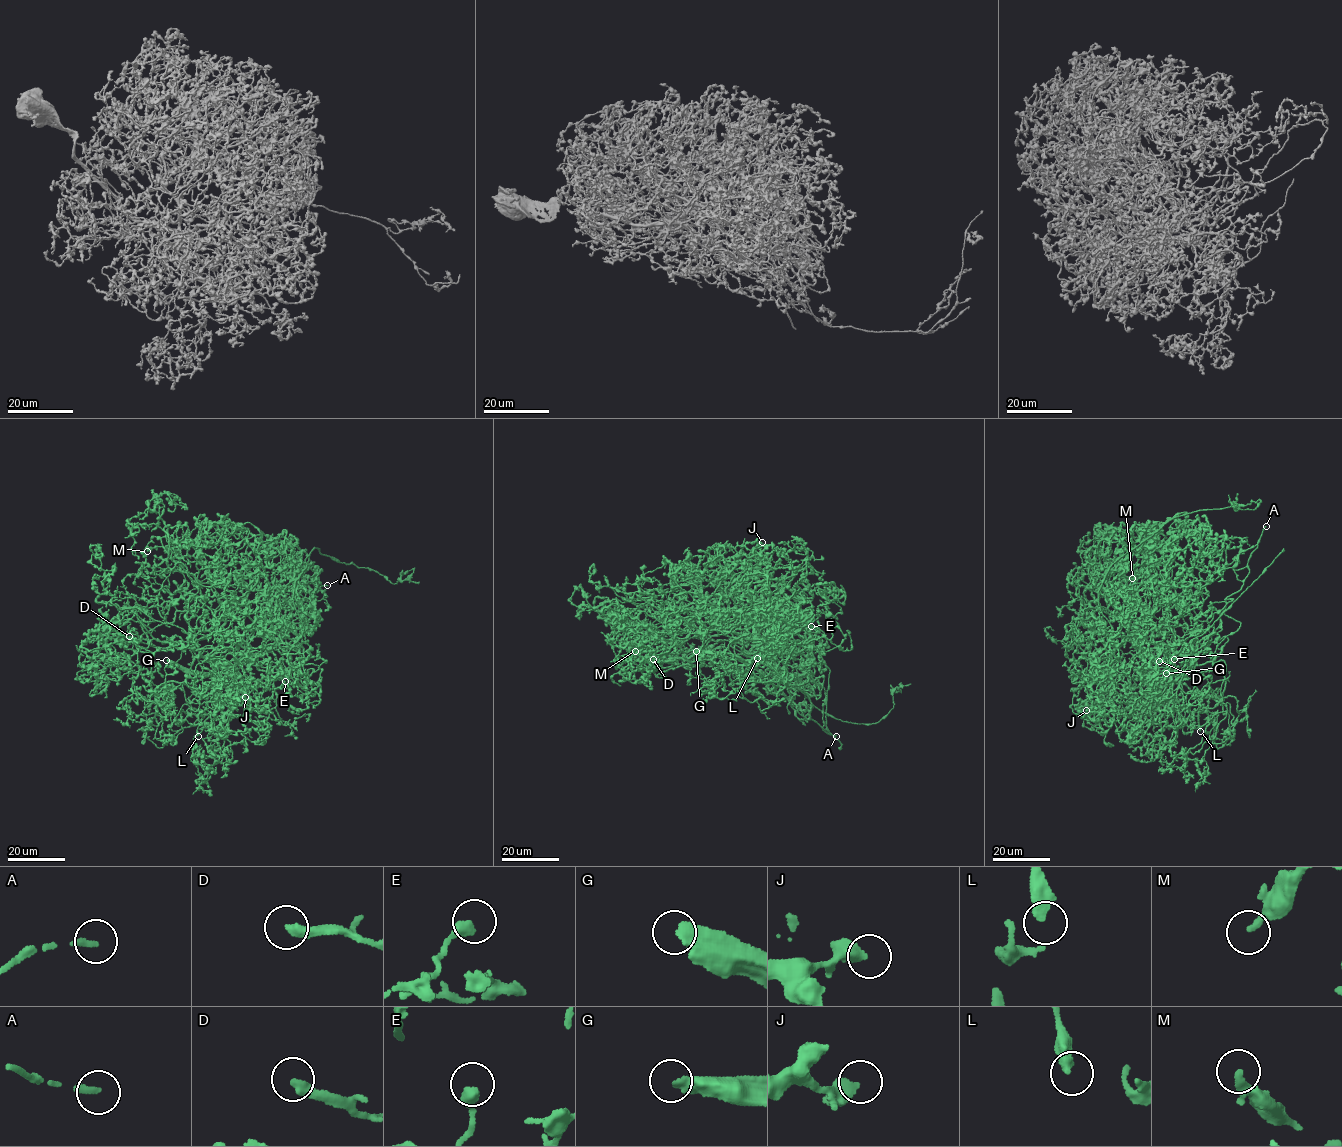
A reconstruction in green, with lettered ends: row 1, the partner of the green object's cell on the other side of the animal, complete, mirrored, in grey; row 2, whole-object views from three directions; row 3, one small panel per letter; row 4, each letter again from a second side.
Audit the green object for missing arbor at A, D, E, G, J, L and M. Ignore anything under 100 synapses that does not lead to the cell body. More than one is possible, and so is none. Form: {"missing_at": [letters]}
{"missing_at": ["A", "G"]}

